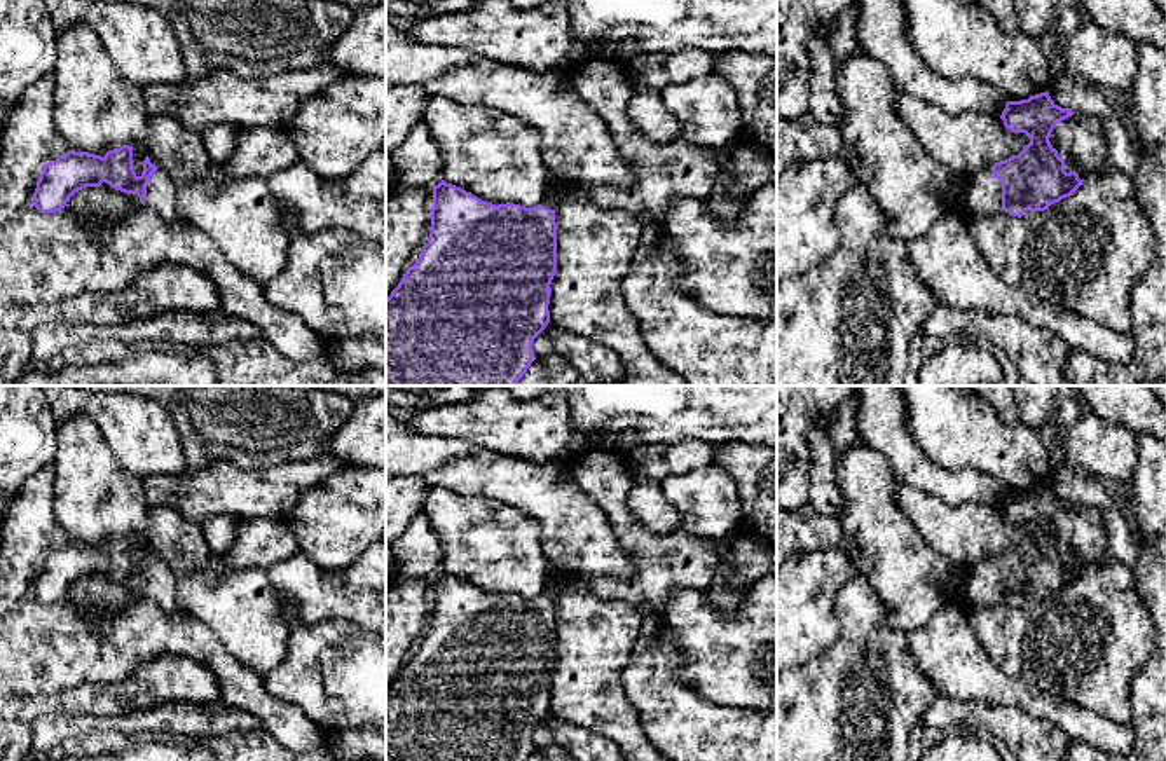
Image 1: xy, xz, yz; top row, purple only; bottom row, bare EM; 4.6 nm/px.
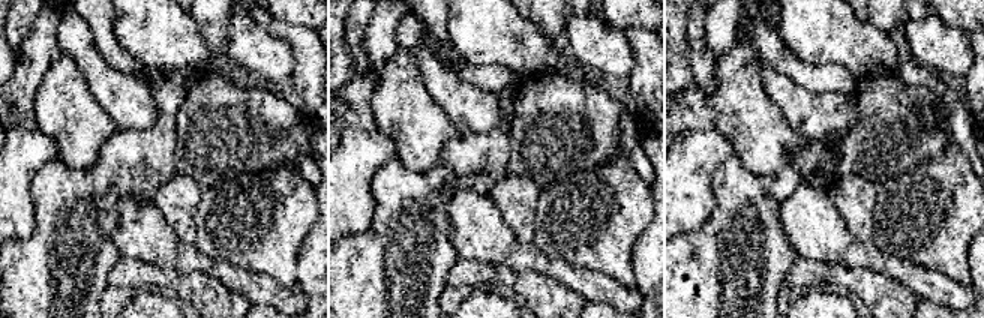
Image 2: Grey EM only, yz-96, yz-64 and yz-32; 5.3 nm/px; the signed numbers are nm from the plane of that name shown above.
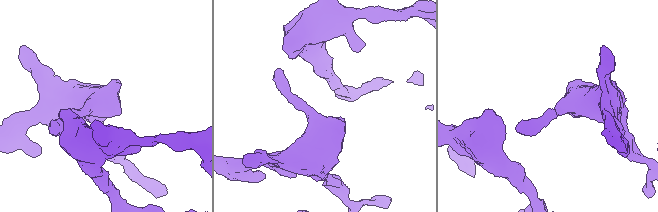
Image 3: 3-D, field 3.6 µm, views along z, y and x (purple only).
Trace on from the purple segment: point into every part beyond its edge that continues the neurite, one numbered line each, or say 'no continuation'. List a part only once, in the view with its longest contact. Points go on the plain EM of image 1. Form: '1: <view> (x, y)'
1: yz (985, 583)

